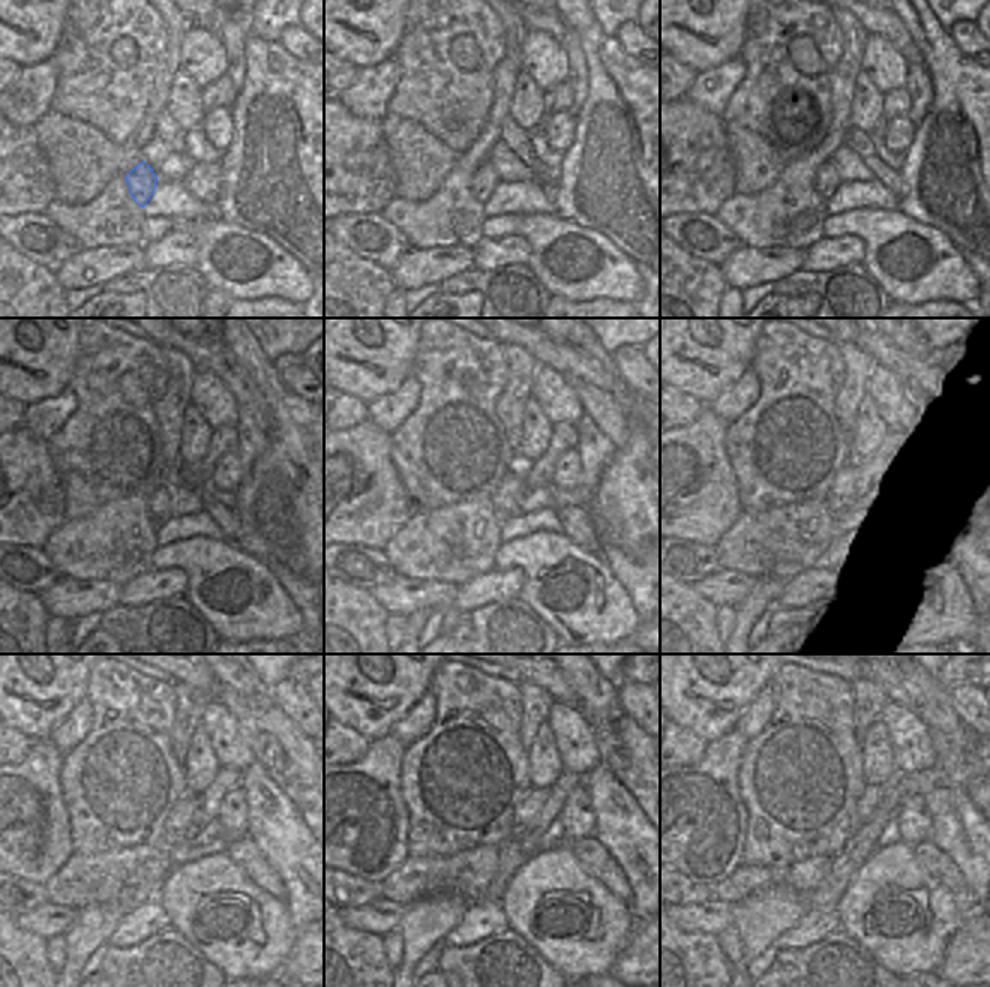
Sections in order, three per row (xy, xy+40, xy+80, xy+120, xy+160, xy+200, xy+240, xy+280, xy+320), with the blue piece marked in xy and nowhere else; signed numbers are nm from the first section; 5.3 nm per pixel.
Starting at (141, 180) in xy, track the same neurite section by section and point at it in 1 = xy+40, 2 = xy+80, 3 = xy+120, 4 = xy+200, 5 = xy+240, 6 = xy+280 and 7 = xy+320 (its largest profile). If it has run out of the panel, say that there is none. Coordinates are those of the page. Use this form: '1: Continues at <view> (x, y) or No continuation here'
1: Continues at xy+40 (486, 179)
2: Continues at xy+80 (827, 177)
3: Continues at xy+120 (159, 503)
4: Continues at xy+200 (840, 501)
5: Continues at xy+240 (179, 818)
6: Continues at xy+280 (530, 806)
7: Continues at xy+320 (872, 795).

